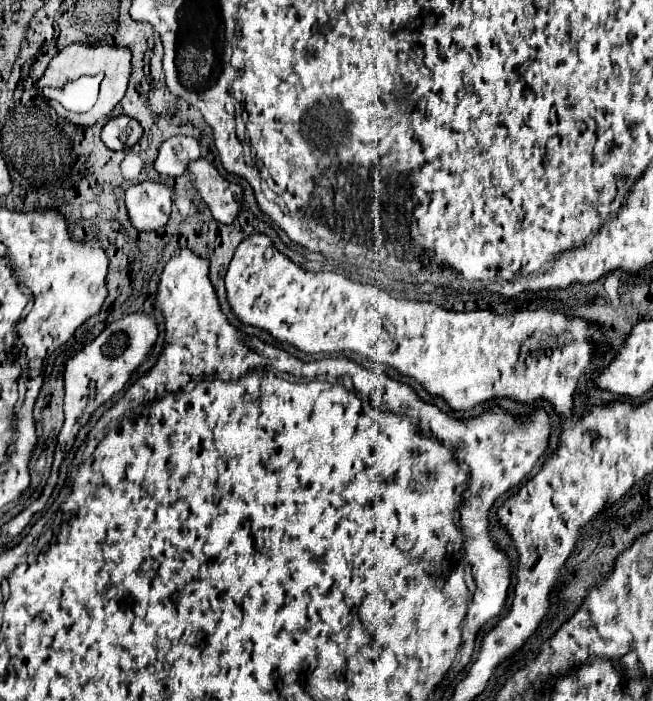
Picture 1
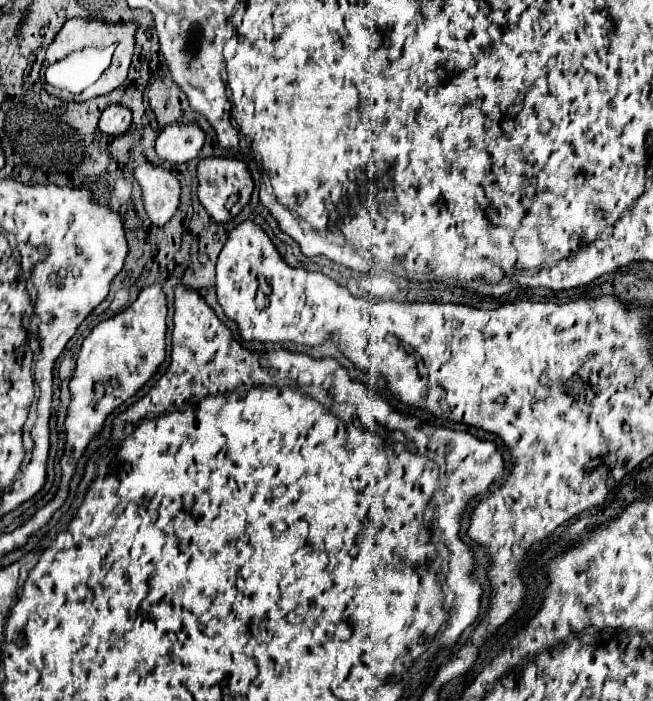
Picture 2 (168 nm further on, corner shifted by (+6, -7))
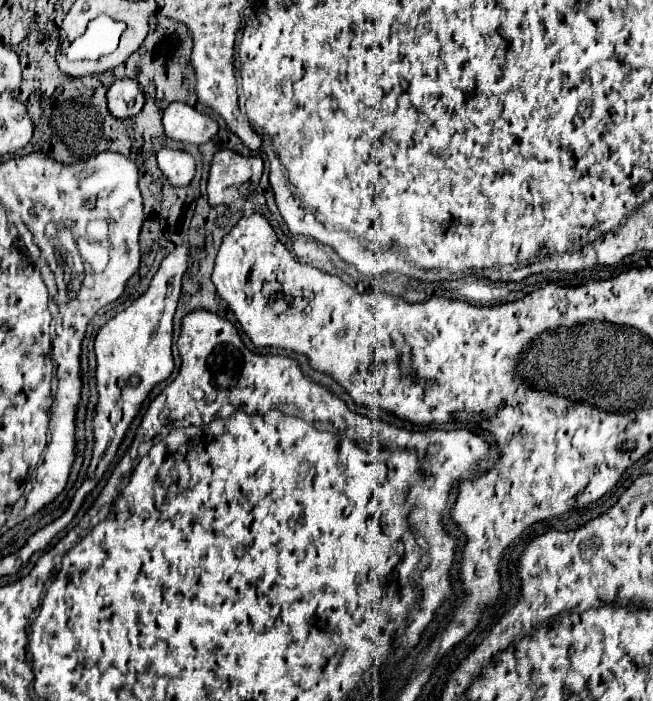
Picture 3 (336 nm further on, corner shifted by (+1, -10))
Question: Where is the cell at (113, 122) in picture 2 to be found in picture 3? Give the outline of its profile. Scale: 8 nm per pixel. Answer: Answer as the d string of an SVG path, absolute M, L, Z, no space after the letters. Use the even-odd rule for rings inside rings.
M133 78L115 80L107 90L107 104L115 118L129 118L139 114L145 104L145 94Z

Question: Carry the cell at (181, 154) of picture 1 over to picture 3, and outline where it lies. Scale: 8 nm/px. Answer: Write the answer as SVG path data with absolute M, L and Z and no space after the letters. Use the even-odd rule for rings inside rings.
M173 102L163 110L165 134L183 144L201 146L217 134L217 122L187 102Z

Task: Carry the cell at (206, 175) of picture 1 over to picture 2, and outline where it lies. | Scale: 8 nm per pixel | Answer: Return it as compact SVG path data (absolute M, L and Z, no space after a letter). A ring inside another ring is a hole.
M206 157L198 163L198 199L208 211L208 215L218 223L232 221L250 201L252 195L252 177L246 165L238 159L222 159L222 157Z

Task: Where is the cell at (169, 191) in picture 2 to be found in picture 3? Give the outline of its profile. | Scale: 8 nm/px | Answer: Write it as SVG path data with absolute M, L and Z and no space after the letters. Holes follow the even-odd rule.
M161 148L157 154L157 162L163 176L167 176L167 180L173 186L179 186L179 188L189 186L195 174L195 158L187 150Z

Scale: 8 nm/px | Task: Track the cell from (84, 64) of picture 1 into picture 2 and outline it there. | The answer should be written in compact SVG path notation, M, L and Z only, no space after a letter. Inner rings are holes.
M68 19L64 23L64 27L58 31L56 39L52 41L52 45L48 47L46 59L44 59L44 69L48 69L50 65L58 63L60 59L64 59L66 55L74 53L74 51L84 51L84 49L104 49L108 45L116 45L114 51L114 59L112 65L106 69L104 79L100 79L98 83L94 83L94 97L98 95L108 95L110 91L114 91L116 87L120 87L126 81L126 73L128 67L132 63L132 51L134 51L134 33L136 33L136 25L134 23L118 23L118 25L106 25L106 23L98 23L98 21L88 21L88 19Z

